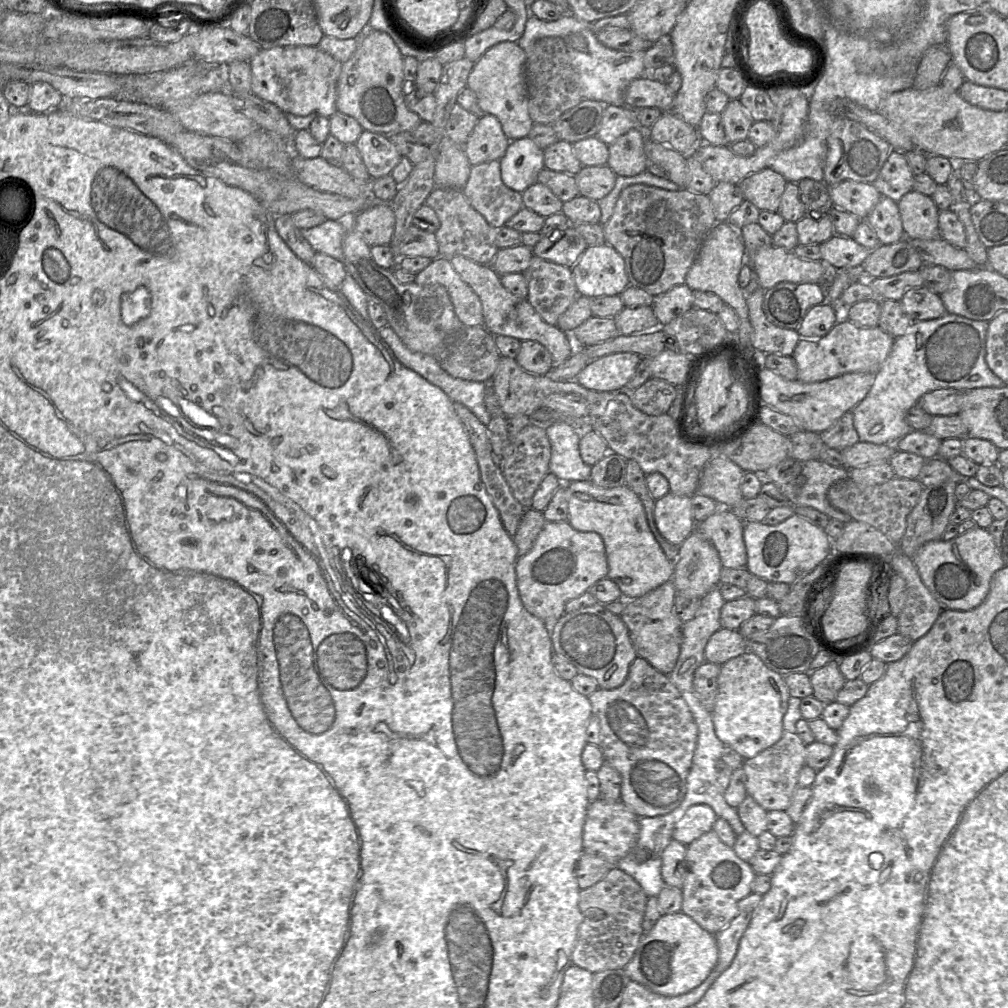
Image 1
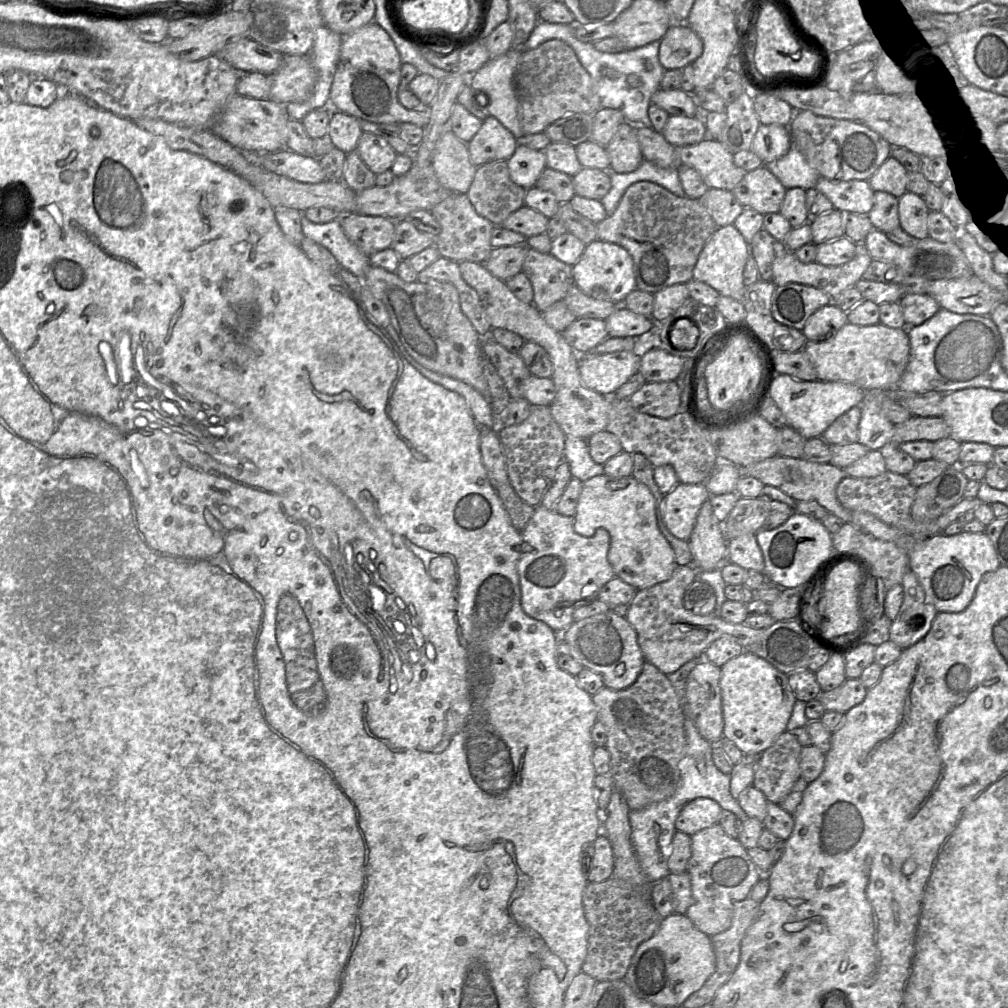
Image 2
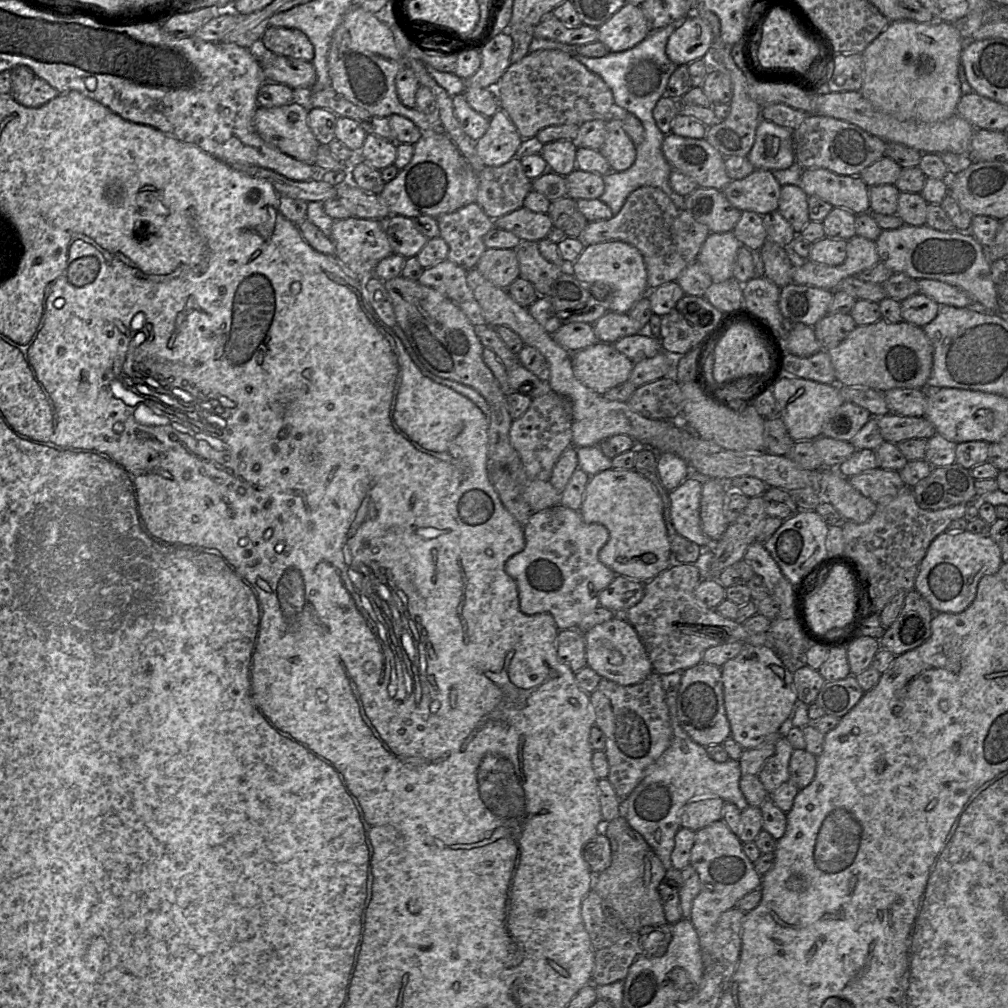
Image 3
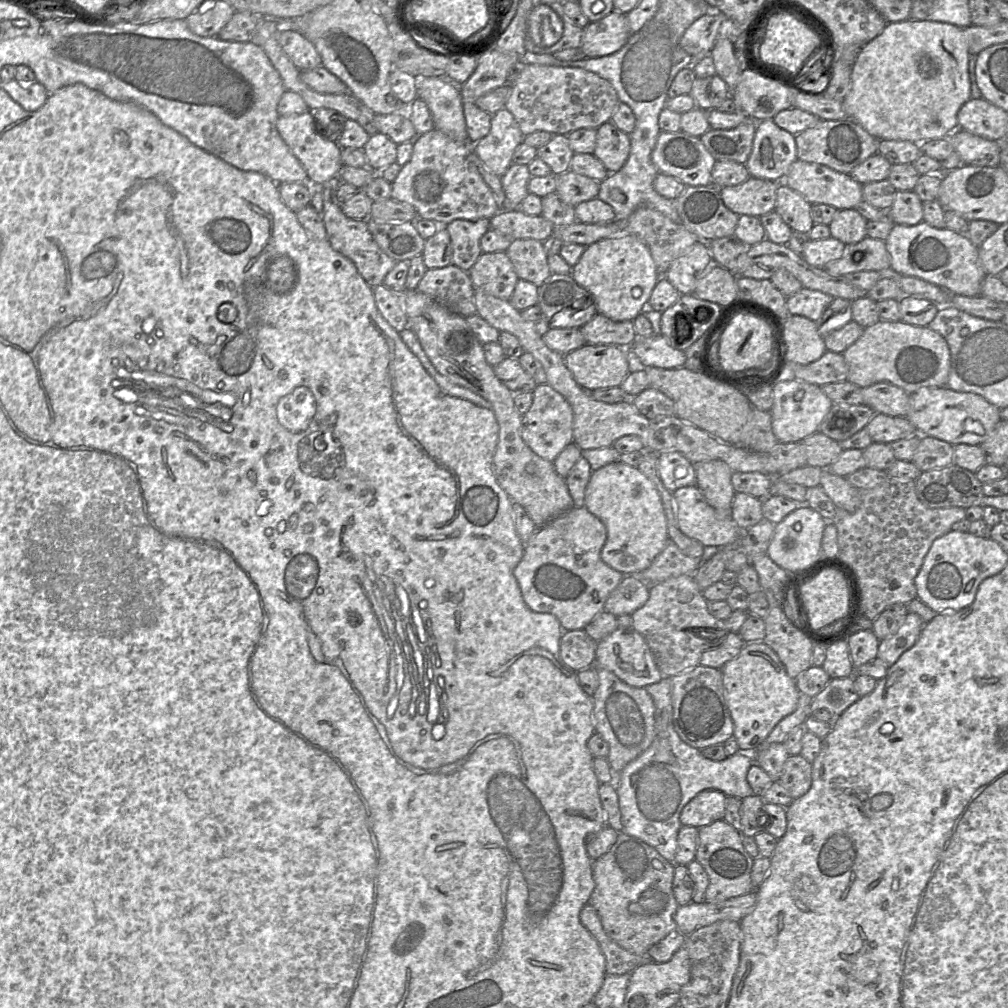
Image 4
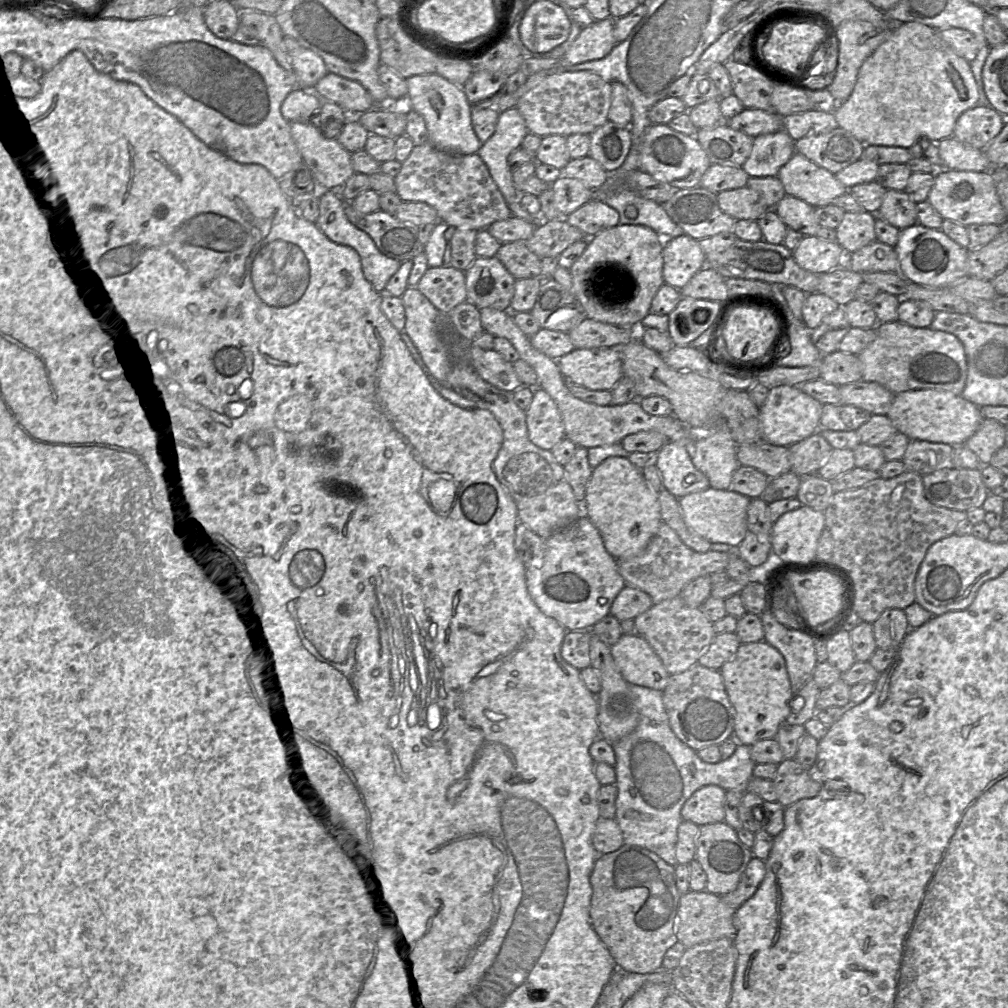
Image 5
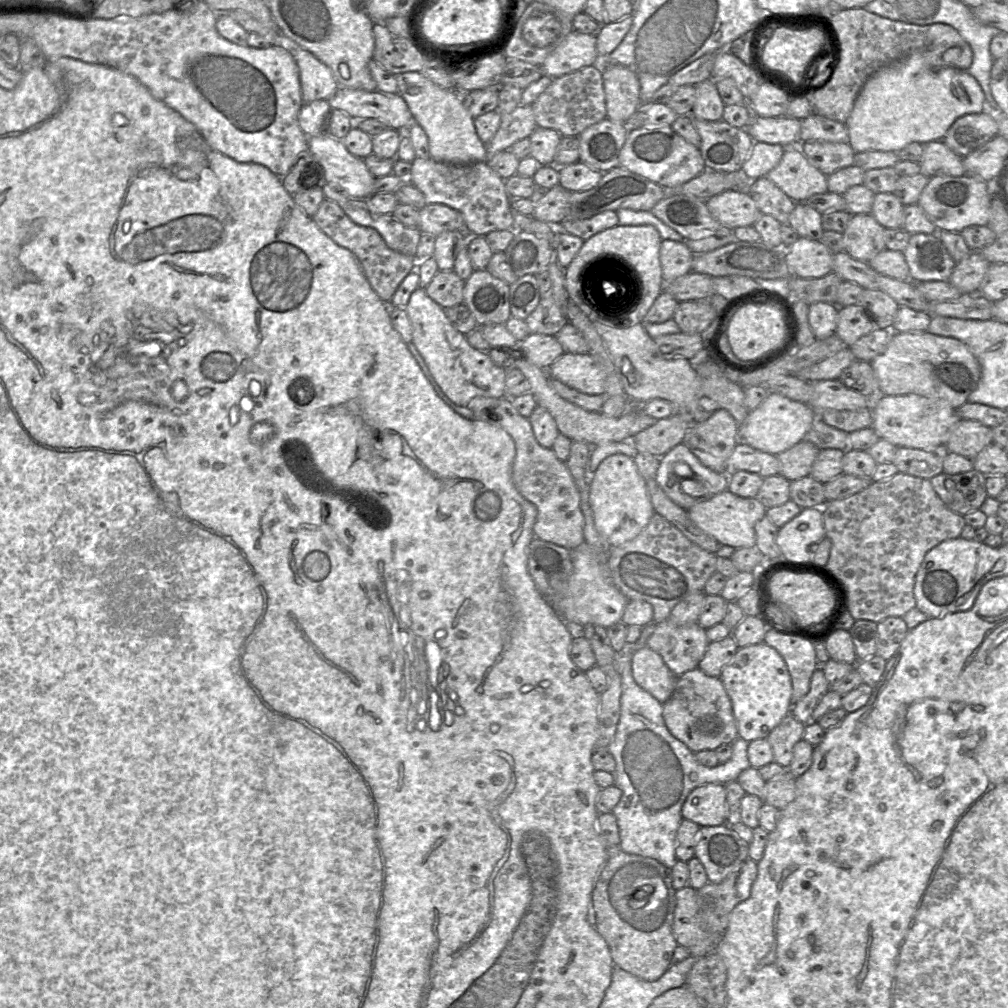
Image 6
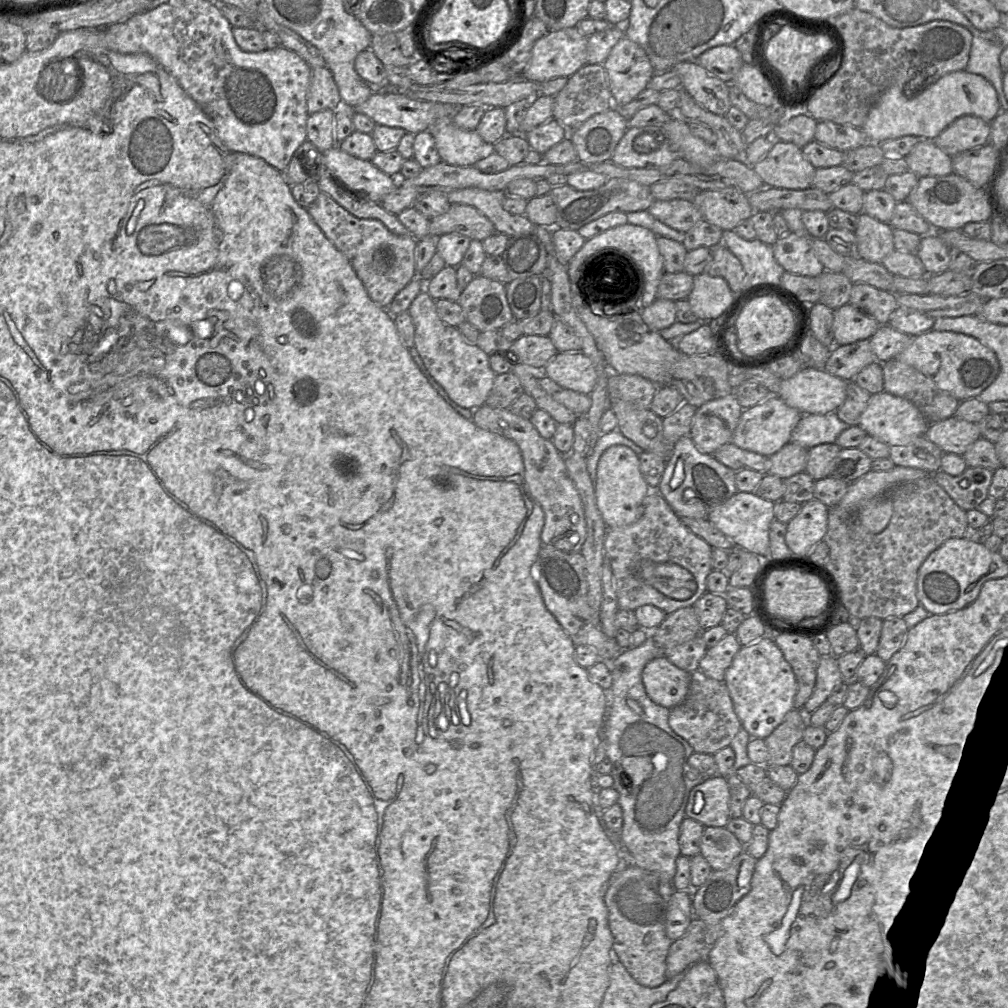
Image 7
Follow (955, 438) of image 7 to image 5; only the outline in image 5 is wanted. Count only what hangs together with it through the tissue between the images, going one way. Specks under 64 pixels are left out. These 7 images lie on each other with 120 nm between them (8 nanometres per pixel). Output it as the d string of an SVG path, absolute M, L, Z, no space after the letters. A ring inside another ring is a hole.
M984 418L977 431L965 442L983 465L989 464L992 455L1005 442L1006 427L994 419Z

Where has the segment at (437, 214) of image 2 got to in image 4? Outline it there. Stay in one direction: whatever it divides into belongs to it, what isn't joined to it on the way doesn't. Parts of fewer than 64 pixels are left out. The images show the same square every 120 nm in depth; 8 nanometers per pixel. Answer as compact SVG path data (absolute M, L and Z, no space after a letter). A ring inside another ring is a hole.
M456 219L445 227L451 240L452 264L469 272L482 254L481 238L490 229L490 219Z

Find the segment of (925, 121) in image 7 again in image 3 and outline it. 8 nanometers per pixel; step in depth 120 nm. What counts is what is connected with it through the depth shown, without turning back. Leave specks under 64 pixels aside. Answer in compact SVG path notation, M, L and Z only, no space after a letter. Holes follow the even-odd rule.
M896 21L890 22L886 29L874 39L868 47L861 53L864 64L863 84L861 94L878 110L889 114L901 121L916 121L924 123L933 123L943 121L957 114L957 105L962 97L961 82L958 76L958 70L961 65L961 54L965 43L969 40L963 39L959 30L951 23L935 21L932 23L918 23L915 21Z

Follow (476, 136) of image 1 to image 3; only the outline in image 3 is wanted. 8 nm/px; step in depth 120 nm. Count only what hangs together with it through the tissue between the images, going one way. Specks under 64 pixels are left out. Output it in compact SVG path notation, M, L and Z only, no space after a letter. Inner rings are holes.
M498 109L485 134L476 141L476 151L484 166L497 167L516 157L522 140L507 114Z

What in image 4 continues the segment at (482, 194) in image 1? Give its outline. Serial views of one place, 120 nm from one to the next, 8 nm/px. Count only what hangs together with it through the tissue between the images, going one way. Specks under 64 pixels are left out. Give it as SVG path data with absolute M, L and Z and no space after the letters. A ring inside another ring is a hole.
M511 164L506 173L501 177L505 193L503 210L520 209L522 201L529 194L528 182L531 177L527 165Z

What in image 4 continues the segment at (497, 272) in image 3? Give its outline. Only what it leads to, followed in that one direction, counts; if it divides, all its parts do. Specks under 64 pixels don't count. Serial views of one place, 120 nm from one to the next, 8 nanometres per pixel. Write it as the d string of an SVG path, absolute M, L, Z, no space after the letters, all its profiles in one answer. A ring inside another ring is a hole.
M506 252L482 253L469 271L475 290L510 300L519 280Z

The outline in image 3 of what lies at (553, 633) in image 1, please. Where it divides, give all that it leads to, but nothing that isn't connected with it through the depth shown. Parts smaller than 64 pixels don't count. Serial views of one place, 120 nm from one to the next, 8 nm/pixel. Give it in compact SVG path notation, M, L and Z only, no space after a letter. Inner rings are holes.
M615 618L594 626L584 633L587 666L601 677L619 685L634 685L644 681L652 672L646 649L633 626Z

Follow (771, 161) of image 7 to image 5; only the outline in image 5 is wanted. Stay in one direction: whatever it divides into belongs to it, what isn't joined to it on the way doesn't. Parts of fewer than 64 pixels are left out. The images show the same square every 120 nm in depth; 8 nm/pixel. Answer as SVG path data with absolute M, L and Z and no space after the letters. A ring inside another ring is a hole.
M798 152L780 168L777 177L781 180L786 194L813 207L829 205L833 199L849 190L839 182L835 174Z

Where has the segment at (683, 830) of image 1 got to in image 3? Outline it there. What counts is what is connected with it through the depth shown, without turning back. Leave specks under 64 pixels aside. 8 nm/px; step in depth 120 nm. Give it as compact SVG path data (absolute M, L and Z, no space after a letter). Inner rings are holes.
M700 797L688 802L682 811L681 826L696 832L721 820L724 803L720 797Z

